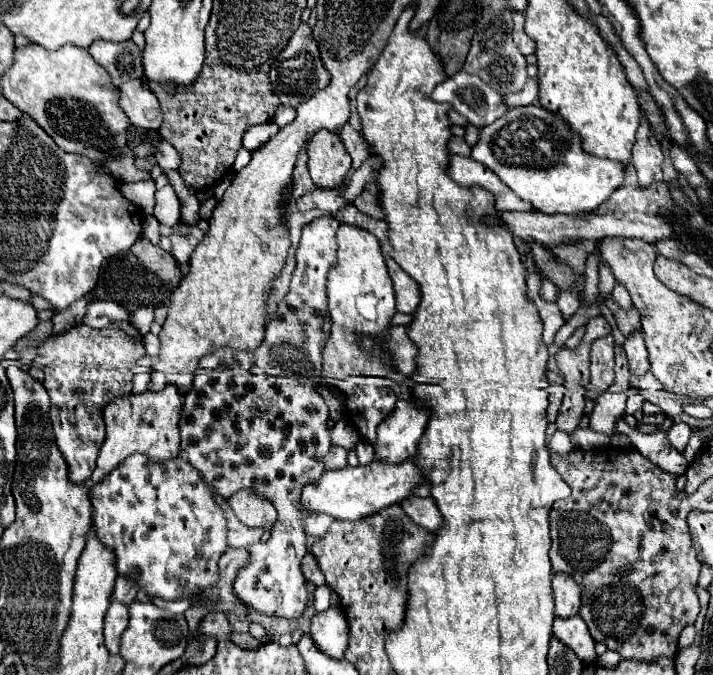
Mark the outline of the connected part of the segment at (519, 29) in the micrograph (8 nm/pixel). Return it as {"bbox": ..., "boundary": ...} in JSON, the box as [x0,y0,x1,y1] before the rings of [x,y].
{"bbox":[512,12,536,56],"boundary":[[[520,12],[514,14],[514,34],[512,36],[524,56],[536,52],[536,42],[524,32],[524,14],[520,14]]]}

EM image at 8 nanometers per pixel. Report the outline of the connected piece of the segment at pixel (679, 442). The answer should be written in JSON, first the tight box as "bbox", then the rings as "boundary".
{"bbox":[666,422,692,452],"boundary":[[[684,422],[674,424],[674,426],[672,426],[672,428],[666,432],[668,440],[672,442],[672,446],[674,446],[678,452],[684,452],[684,448],[688,446],[690,434],[692,434],[692,428],[690,428],[688,424],[684,424]]]}

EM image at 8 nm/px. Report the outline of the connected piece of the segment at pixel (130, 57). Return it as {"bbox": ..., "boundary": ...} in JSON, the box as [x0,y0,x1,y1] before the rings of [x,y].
{"bbox":[88,40,144,86],"boundary":[[[96,40],[88,48],[88,52],[110,74],[114,86],[120,86],[128,80],[144,76],[140,52],[132,40],[128,40],[128,42]]]}

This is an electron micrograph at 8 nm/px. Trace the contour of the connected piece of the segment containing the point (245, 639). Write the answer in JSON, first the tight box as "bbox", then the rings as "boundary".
{"bbox":[232,632,260,648],"boundary":[[[232,632],[232,642],[236,642],[240,648],[260,648],[258,640],[250,634],[238,634],[238,632]]]}

